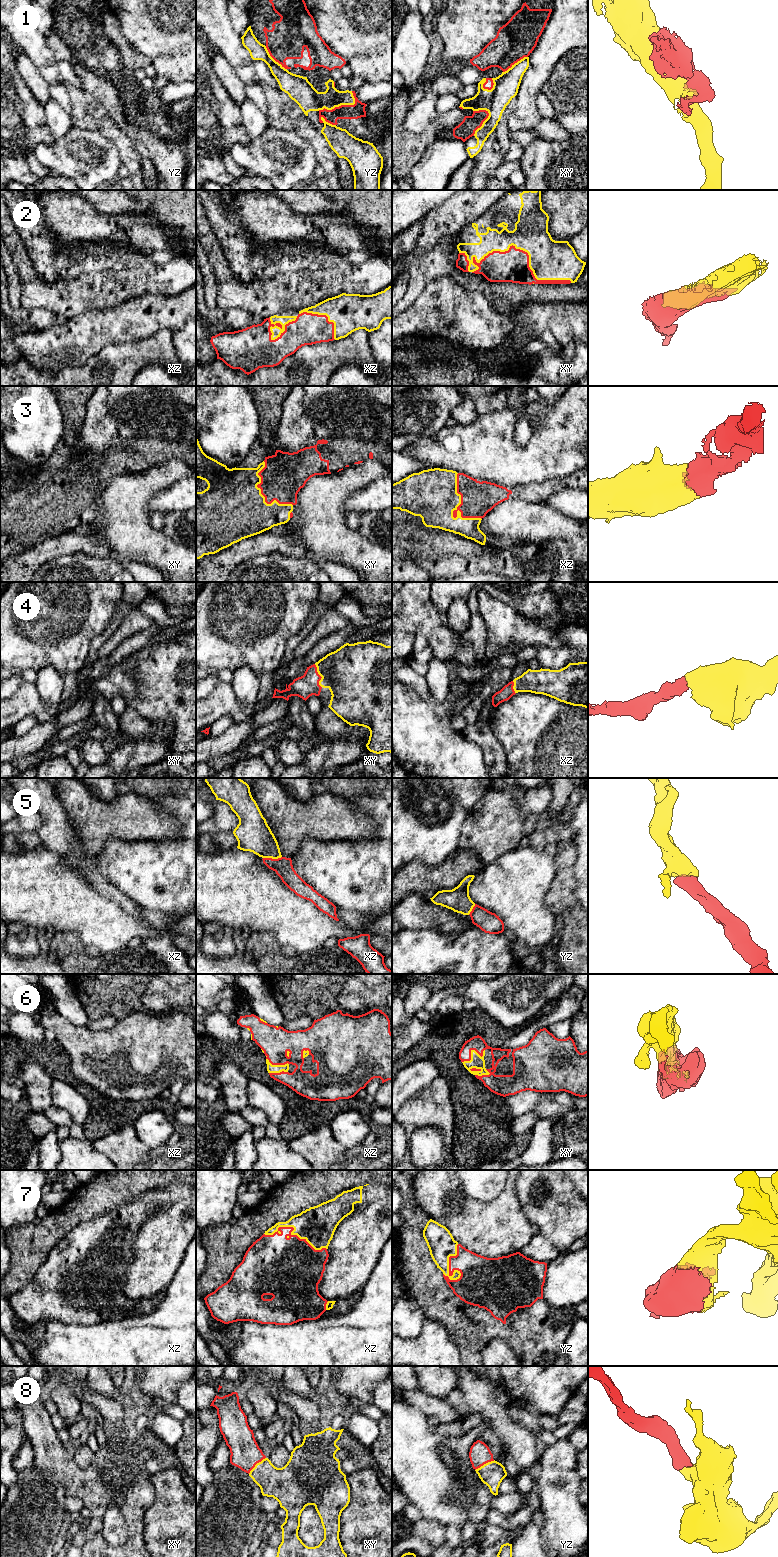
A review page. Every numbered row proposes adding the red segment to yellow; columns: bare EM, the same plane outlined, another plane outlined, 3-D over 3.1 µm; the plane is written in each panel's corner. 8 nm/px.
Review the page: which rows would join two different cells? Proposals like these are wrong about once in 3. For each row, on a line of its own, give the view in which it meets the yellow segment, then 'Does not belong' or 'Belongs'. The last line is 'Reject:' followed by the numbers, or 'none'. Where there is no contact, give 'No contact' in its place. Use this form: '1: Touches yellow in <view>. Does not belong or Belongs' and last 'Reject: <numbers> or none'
1: Touches yellow in yz. Does not belong
2: Touches yellow in xy. Belongs
3: Touches yellow in xz. Belongs
4: Touches yellow in xy. Belongs
5: Touches yellow in xz. Belongs
6: Touches yellow in xy. Belongs
7: Touches yellow in xz. Belongs
8: Touches yellow in xy. Belongs
Reject: 1

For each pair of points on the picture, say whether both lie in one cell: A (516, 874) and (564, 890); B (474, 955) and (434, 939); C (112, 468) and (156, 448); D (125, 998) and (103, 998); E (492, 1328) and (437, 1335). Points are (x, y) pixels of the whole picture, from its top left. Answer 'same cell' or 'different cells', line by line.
A: different cells
B: same cell
C: same cell
D: same cell
E: different cells

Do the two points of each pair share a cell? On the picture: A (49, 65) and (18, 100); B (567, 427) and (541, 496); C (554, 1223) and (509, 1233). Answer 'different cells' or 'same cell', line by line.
A: different cells
B: different cells
C: different cells

